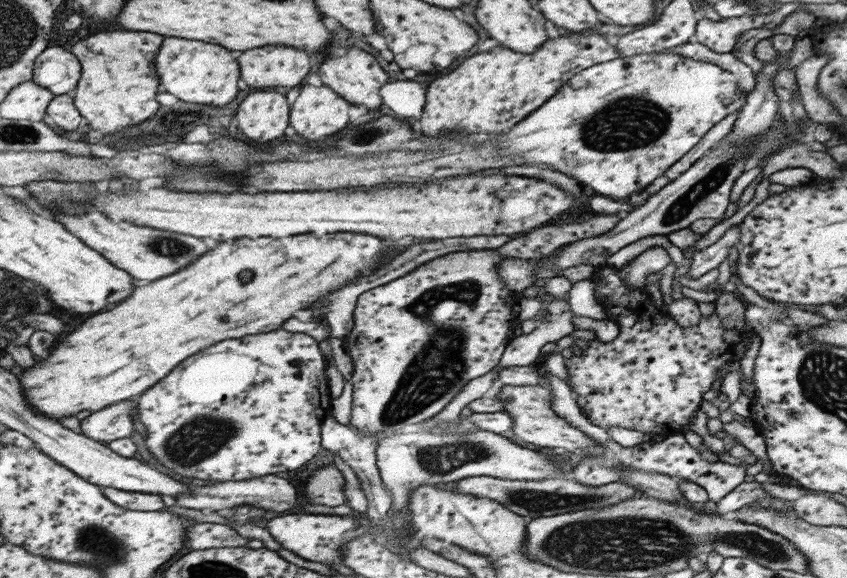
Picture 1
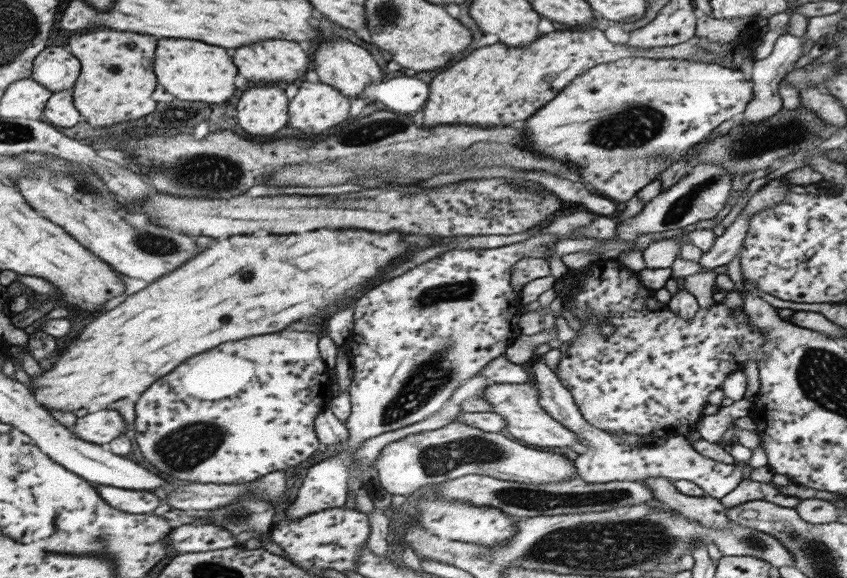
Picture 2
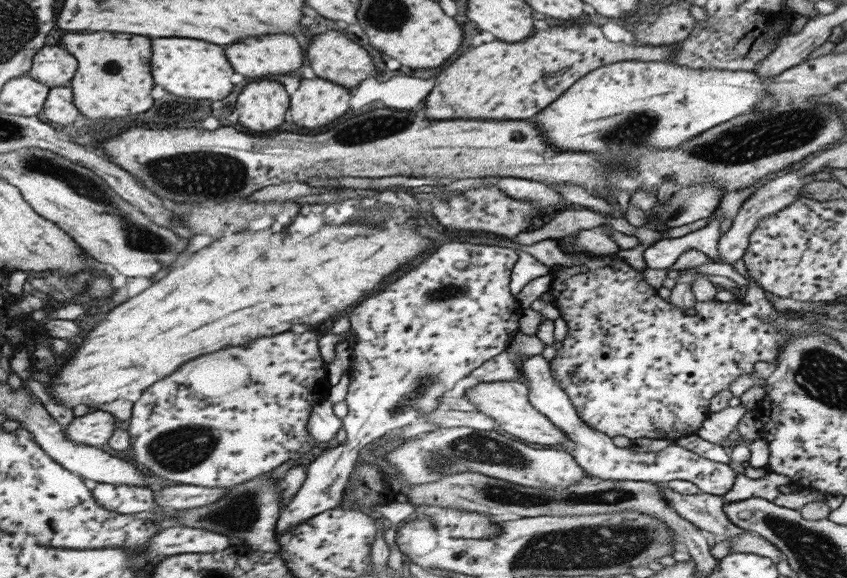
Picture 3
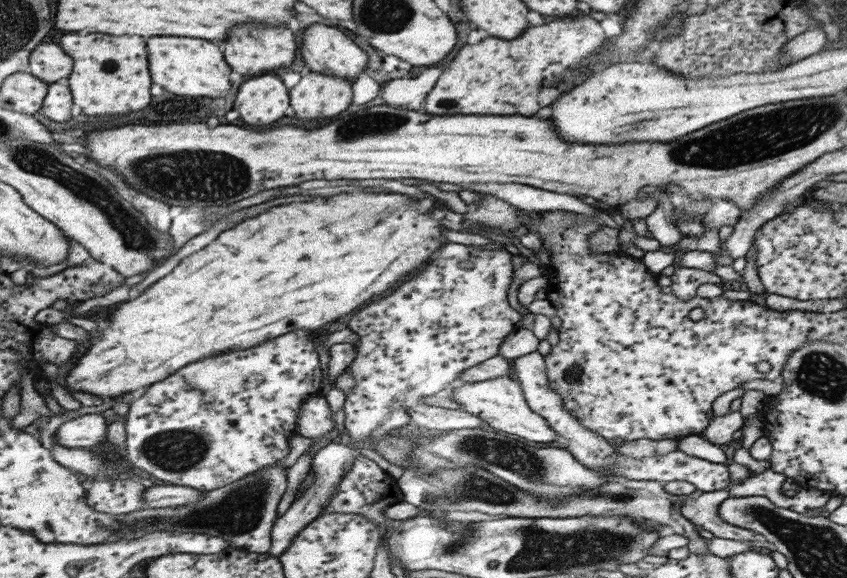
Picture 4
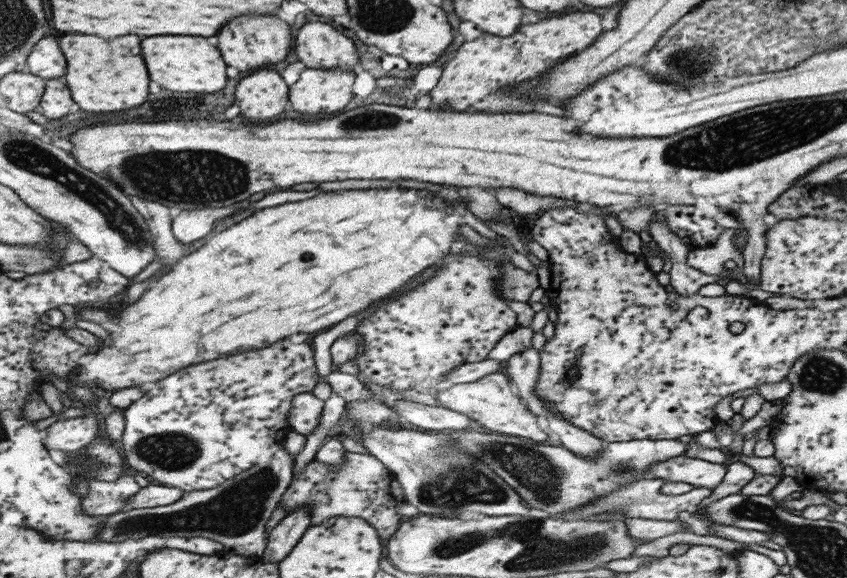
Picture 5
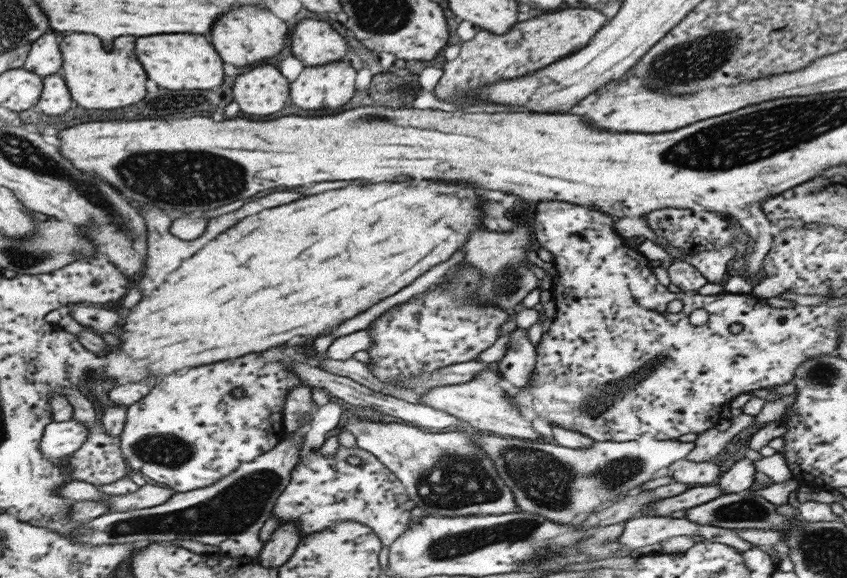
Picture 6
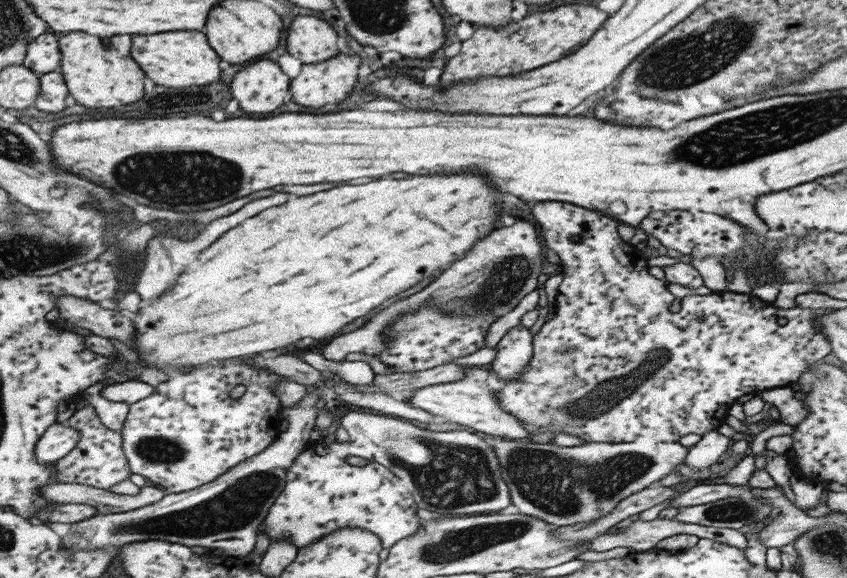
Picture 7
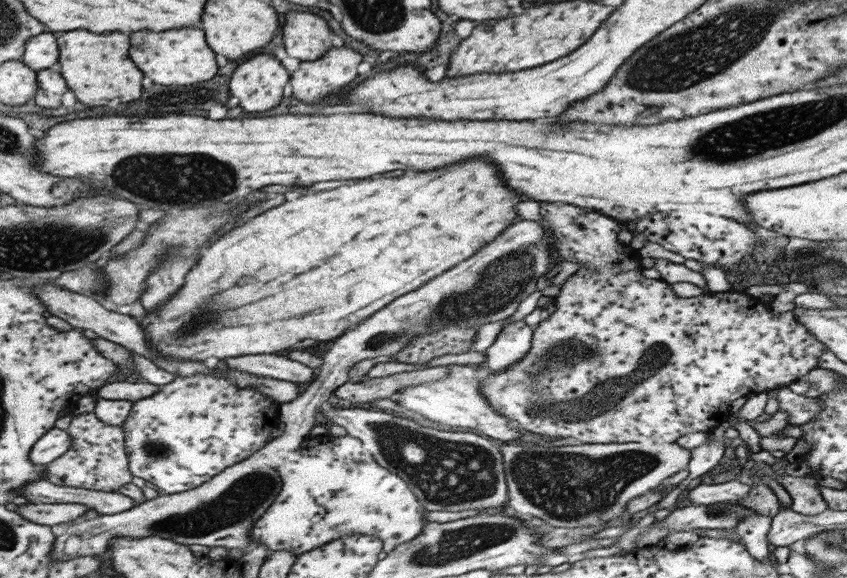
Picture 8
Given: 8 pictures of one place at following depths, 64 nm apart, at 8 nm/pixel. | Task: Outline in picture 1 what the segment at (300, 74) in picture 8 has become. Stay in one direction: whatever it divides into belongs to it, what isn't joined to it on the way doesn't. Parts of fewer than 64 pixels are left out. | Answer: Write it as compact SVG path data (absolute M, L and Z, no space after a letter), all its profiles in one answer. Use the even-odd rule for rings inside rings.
M309 84L301 85L297 98L293 104L289 105L288 110L288 125L295 130L303 140L309 142L321 142L327 140L331 136L335 136L341 128L347 126L347 112L349 112L349 102L343 100L331 88L325 85L315 87Z

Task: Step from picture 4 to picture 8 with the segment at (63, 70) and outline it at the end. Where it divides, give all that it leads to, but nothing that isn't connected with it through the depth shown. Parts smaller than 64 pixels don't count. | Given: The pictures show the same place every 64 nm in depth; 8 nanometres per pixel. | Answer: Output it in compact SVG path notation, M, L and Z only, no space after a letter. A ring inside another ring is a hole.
M47 31L25 40L21 61L31 70L56 69L59 53L56 39Z

